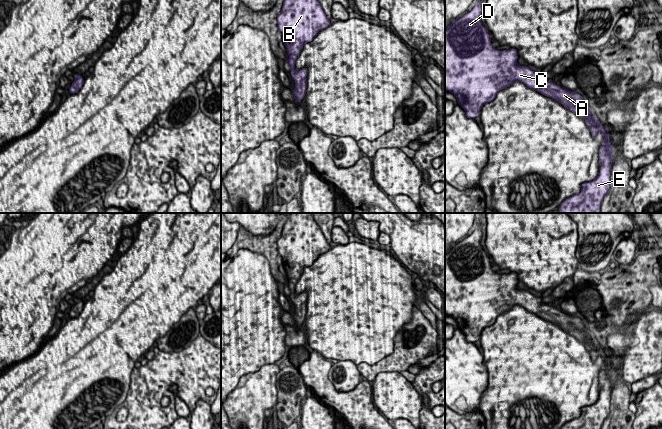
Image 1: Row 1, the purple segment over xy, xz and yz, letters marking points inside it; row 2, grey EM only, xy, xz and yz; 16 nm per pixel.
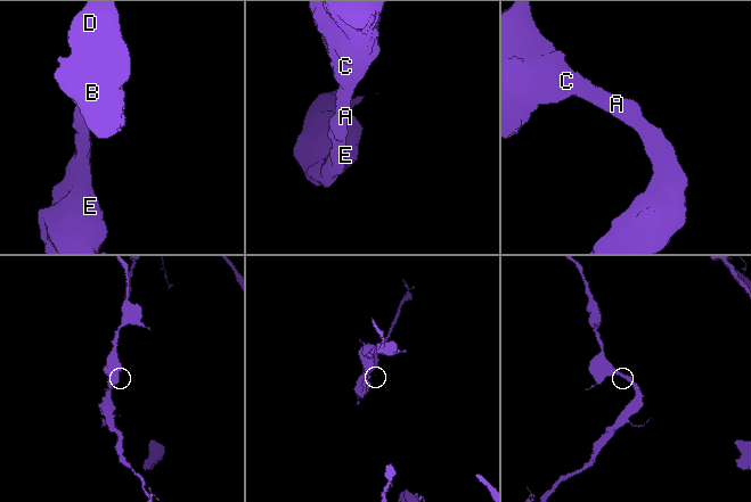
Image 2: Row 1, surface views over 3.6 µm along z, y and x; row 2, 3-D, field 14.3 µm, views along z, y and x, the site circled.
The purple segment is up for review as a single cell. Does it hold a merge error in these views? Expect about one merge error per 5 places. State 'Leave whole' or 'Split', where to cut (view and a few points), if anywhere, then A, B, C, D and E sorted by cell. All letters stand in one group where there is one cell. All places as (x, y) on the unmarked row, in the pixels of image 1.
Leave whole. No split. Groups: A B C D E

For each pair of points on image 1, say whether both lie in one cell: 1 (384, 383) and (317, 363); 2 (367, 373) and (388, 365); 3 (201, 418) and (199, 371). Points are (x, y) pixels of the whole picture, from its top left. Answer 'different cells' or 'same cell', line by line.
1: different cells
2: same cell
3: different cells

